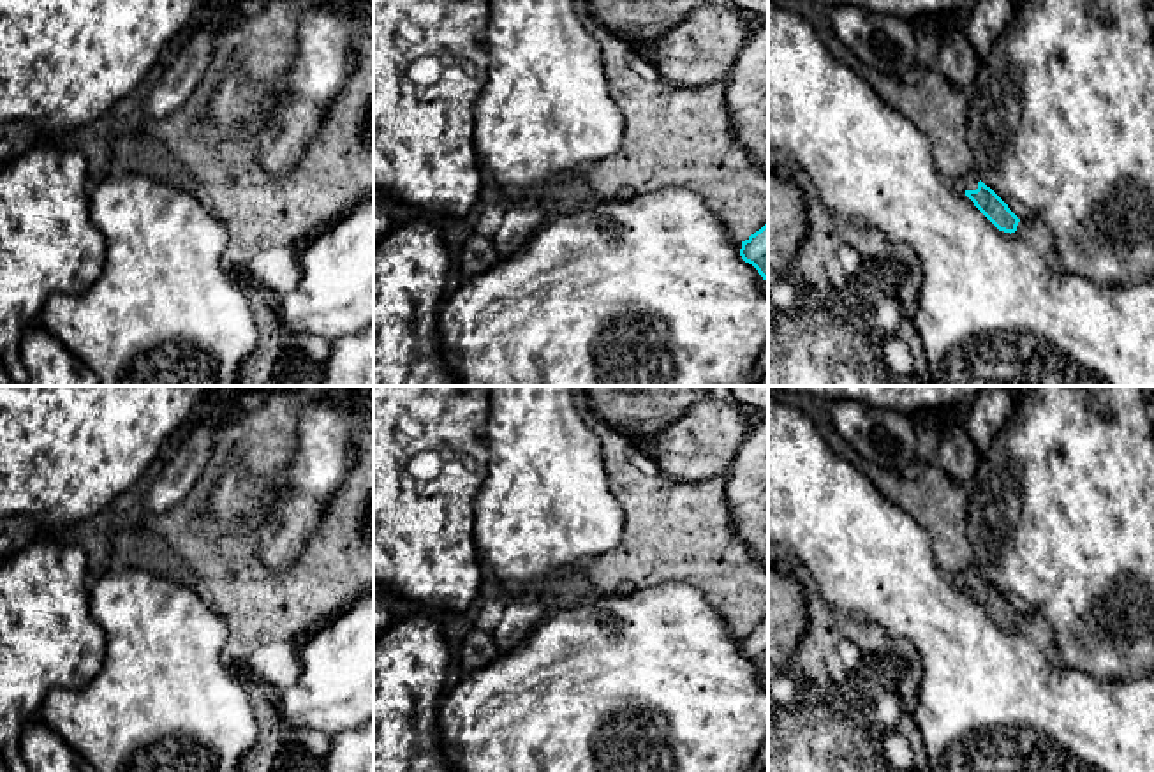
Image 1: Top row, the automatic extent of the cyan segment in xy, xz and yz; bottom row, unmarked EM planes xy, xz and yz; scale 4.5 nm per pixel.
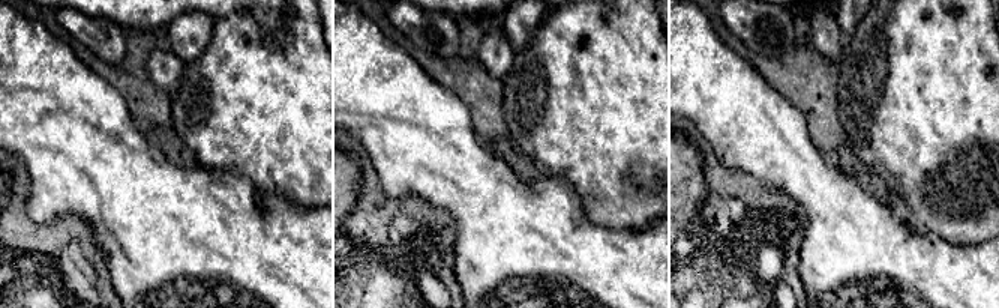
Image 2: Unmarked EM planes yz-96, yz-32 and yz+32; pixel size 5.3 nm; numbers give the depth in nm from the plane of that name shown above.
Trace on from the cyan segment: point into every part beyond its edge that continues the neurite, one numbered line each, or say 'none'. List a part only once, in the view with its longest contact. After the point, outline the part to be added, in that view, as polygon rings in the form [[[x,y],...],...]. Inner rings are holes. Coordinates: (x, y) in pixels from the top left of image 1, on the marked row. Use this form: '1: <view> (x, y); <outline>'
1: yz (969, 182); [[[971,171],[962,178],[962,187],[964,190],[976,190],[978,182],[980,182],[980,176],[976,174],[976,171]]]

